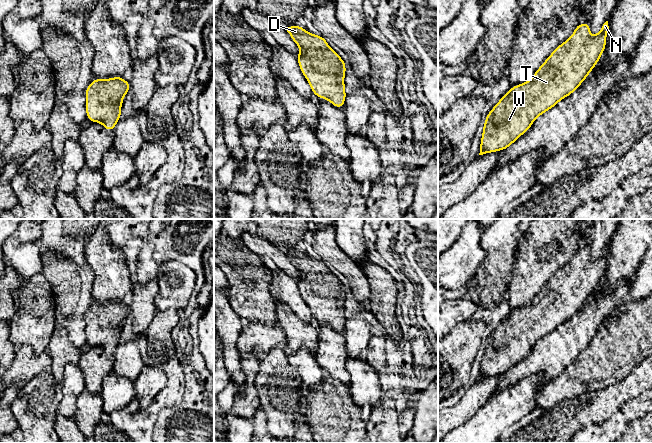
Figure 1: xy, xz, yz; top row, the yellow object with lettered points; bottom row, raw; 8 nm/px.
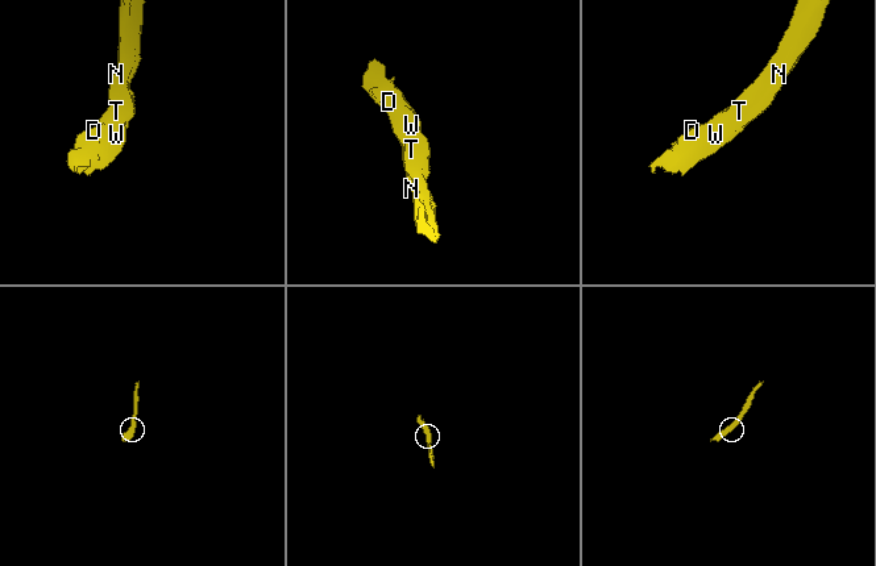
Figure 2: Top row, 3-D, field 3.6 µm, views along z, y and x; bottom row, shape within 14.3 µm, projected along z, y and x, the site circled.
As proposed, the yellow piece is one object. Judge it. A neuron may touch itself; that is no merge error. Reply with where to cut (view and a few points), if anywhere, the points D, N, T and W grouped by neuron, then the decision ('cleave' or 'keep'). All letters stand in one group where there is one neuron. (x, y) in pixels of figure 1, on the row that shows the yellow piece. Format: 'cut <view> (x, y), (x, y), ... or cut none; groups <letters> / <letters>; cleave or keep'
cut none; groups D N T W; keep

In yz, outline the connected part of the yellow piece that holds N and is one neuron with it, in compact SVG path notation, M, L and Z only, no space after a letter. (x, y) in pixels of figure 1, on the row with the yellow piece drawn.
M606 21L598 34L591 37L590 22L578 24L571 37L550 54L527 82L513 86L485 118L479 155L507 149L531 128L538 116L580 87L604 52L608 29Z

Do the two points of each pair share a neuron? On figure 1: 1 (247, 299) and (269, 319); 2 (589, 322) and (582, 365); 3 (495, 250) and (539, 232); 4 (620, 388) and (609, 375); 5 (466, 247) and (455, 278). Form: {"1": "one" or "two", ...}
{"1": "one", "2": "two", "3": "two", "4": "two", "5": "one"}

